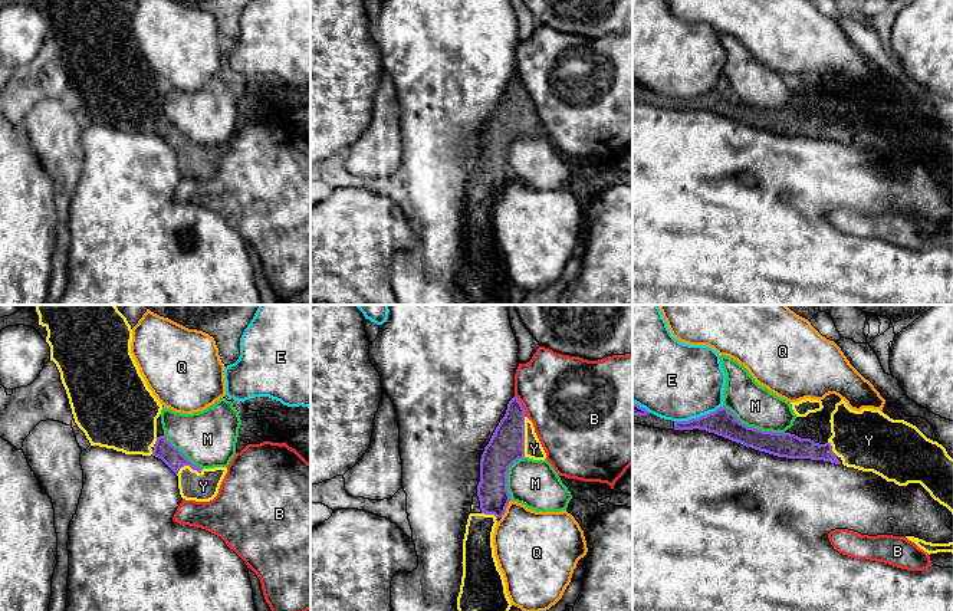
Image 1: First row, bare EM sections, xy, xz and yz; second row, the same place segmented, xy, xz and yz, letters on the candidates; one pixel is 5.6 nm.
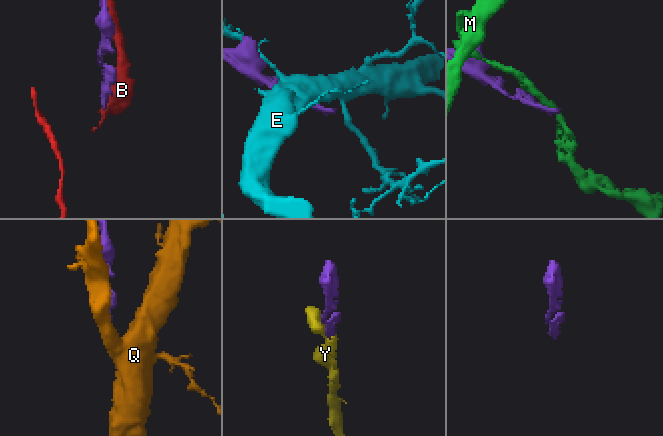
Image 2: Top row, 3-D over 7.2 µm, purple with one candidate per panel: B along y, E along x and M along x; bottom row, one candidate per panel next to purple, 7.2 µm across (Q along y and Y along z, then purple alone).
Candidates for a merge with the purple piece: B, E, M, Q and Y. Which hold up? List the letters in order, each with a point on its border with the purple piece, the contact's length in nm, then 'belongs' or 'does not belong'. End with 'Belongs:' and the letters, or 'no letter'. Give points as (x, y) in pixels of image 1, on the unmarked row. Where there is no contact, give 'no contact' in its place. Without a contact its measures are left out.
B: contact xz (522, 84); length 150 nm; does not belong
E: contact yz (699, 95); length 300 nm; does not belong
M: contact yz (752, 105); length 380 nm; does not belong
Q: contact xz (505, 187); length 110 nm; does not belong
Y: contact xz (523, 114); length 240 nm; belongs
Belongs: Y

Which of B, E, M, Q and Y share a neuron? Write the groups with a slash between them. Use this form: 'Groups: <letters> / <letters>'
Groups: B / E / M / Q / Y

